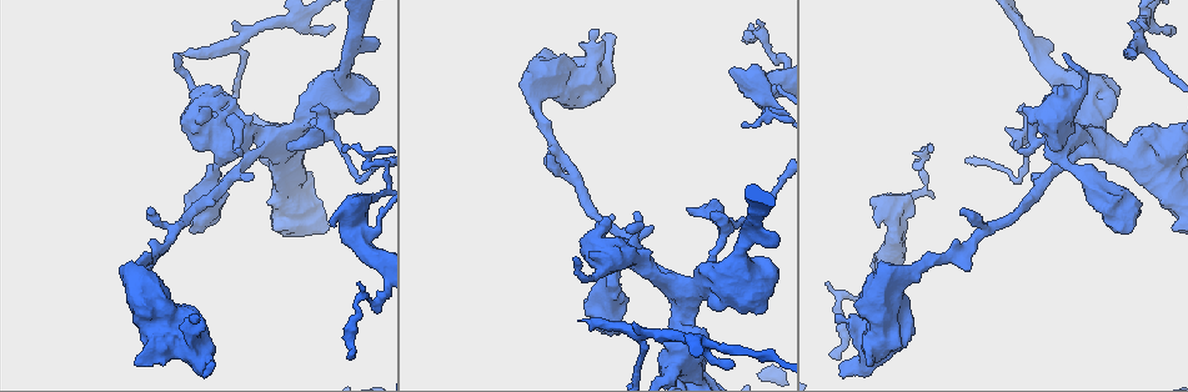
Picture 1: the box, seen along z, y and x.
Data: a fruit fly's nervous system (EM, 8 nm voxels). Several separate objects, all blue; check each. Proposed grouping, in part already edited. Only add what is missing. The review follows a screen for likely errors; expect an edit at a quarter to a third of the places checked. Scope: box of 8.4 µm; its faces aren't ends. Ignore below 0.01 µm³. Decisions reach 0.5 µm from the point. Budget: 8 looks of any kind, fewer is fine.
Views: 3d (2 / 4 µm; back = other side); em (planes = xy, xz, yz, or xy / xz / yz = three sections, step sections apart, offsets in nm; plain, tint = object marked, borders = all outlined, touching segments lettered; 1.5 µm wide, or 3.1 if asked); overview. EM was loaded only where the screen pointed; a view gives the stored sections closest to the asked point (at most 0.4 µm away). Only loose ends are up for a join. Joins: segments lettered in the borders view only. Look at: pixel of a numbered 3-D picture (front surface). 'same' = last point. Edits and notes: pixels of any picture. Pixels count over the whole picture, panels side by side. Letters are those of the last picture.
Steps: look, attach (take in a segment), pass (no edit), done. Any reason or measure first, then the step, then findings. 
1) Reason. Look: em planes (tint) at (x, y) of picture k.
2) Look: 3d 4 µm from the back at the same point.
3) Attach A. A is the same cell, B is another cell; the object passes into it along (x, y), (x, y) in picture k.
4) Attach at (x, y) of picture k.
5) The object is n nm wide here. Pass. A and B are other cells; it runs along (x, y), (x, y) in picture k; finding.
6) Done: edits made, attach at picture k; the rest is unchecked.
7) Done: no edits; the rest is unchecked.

Branch stops here. Look: em xy step 4 (borders) at (870, 364) of picture 1.

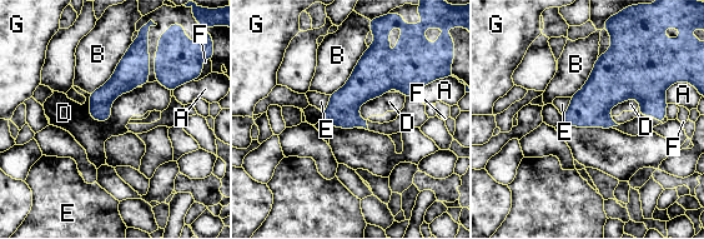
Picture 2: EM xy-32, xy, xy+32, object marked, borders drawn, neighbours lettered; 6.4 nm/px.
Another direction. Look: em planes (borders) at the same point.

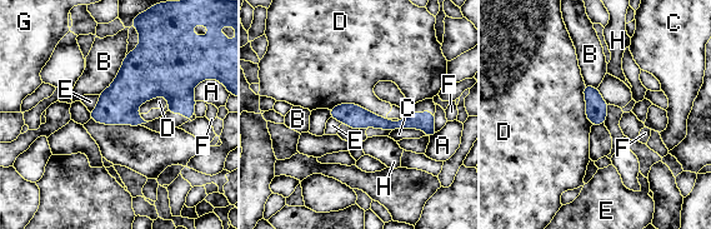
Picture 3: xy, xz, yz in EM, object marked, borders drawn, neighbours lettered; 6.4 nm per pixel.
The object is 140 nm wide here. Pass. A, B, C, D, E, F, G and H are other cells; it runs along (333, 113), (431, 132) in picture 3; none of them fits.

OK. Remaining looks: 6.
Branch stops here. Look: em planes (borders) at (147, 213) of picture 1.

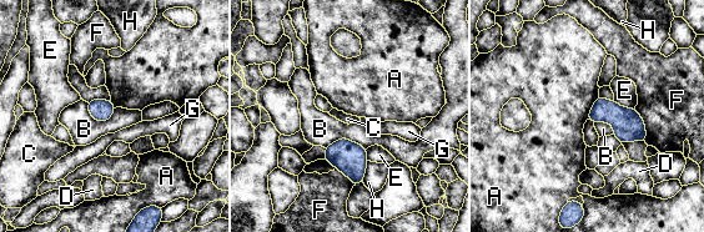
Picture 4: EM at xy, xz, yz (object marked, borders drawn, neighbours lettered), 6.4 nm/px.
The object is 140 nm wide here. Pass. A, B, C, D, E, F, G and H are other cells; a border runs along (86, 102), (100, 121), (116, 107) in picture 4; no lettered segment goes on from it.

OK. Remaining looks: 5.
Look: em xy step 4 (tint) at (731, 365) of picture 1.

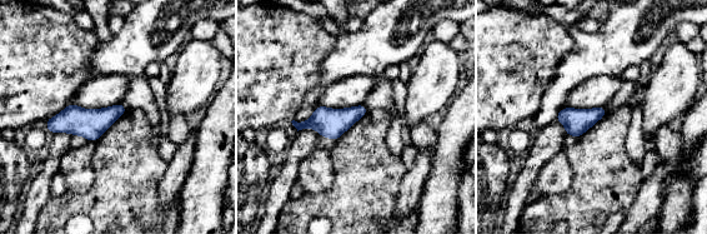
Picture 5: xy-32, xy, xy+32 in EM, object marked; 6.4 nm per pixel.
Look: em xy step 4 (borders) at the same point.

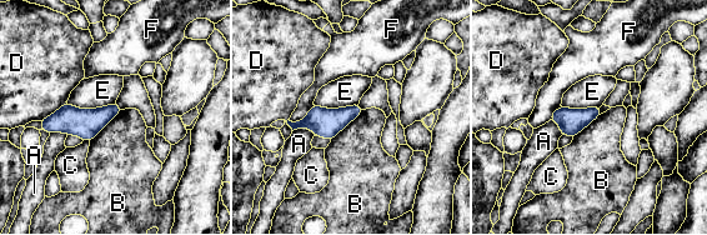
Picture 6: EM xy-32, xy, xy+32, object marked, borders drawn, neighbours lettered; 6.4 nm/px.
Pass. A, B, C, D, E and F are other cells; no lettered segment goes on from it.

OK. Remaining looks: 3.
An open end. Look: 3d 4 µm at (1127, 53) of picture 1.

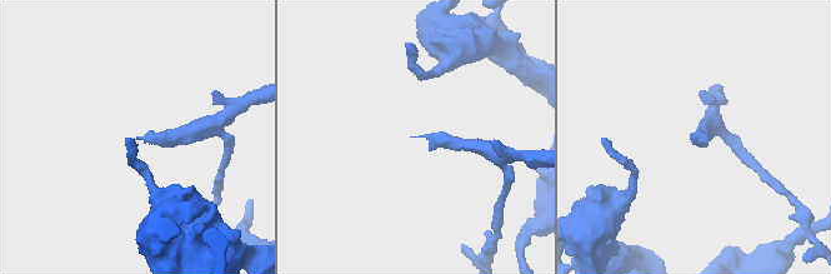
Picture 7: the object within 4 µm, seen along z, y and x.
Now the EM. Look: em xz step 4 (borders) at (140, 139) of picture 7.

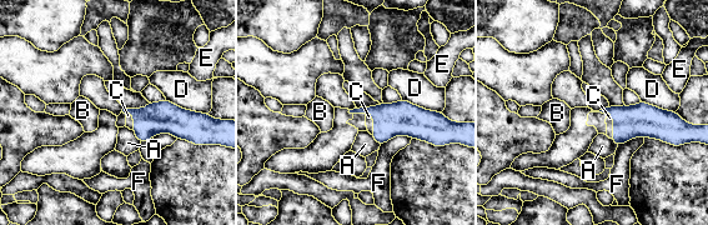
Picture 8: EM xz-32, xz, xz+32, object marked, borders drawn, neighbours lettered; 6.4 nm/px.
Attach C. C is the same cell, A, B, D, E and F are other cells; the object passes into it along (644, 120), (613, 125), (609, 118) in picture 8; the neuron continues.

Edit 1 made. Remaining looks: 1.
Done: edits made, attach at picture 8; the rest is unchecked.

